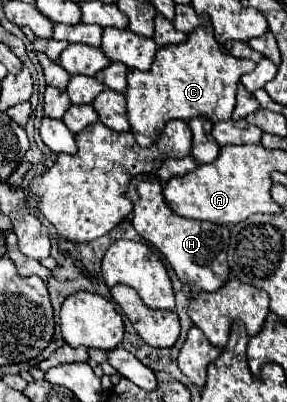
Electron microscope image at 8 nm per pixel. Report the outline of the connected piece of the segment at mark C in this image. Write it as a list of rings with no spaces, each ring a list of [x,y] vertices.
[[[198,26],[182,44],[162,46],[148,72],[130,70],[126,90],[126,112],[132,134],[140,146],[150,146],[164,130],[166,122],[194,116],[208,118],[210,122],[230,120],[240,78],[254,70],[256,63],[226,54],[222,44],[216,42],[212,26]]]

